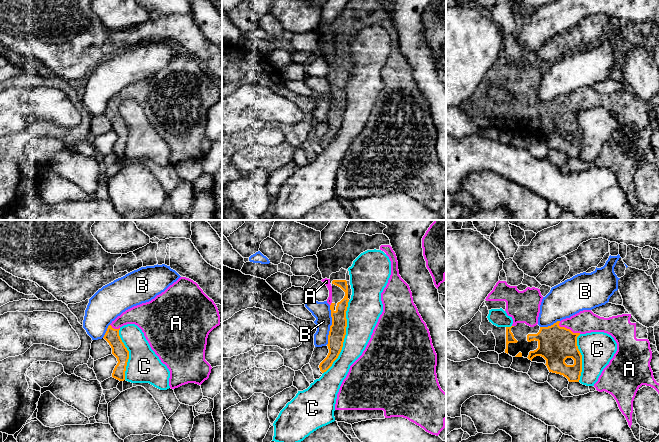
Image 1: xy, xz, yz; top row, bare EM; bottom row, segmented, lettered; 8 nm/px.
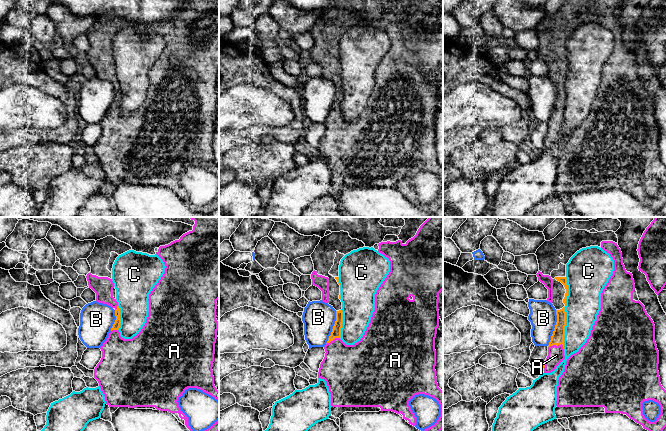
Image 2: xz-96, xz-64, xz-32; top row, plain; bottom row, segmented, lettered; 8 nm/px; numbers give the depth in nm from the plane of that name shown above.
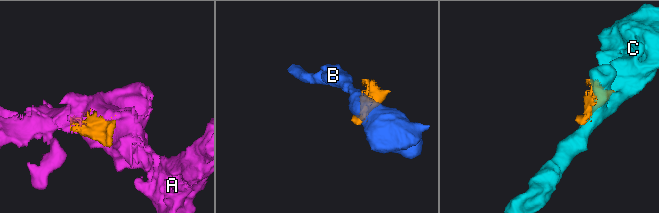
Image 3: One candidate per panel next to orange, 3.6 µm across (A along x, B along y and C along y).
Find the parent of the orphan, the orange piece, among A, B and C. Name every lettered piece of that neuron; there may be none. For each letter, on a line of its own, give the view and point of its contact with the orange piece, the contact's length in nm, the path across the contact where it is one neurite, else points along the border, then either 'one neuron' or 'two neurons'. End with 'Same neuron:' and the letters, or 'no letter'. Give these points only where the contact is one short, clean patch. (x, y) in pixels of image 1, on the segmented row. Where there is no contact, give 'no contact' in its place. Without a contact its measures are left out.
A: meets orange in yz at (568, 329); contact 200 nm long; one neuron
B: meets orange in xz at (331, 325); contact 320 nm long; border along xz (330, 305), (331, 325), (326, 344); two neurons
C: meets orange in xz at (344, 337); contact 650 nm long; two neurons
Same neuron: A

